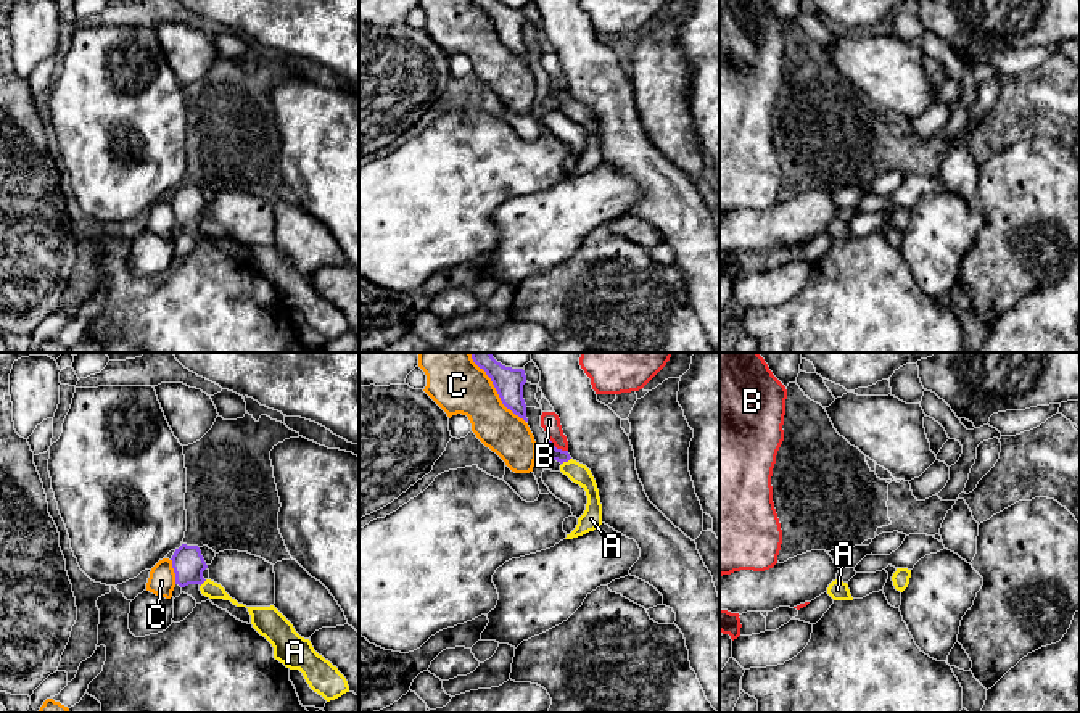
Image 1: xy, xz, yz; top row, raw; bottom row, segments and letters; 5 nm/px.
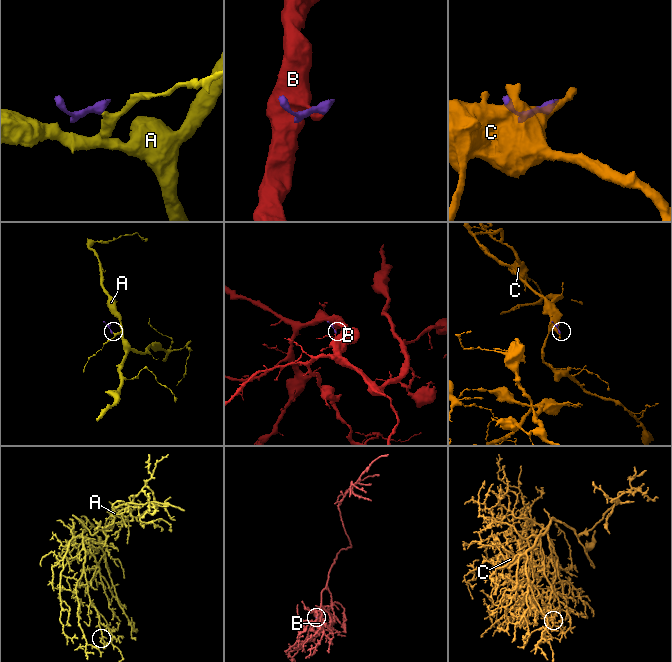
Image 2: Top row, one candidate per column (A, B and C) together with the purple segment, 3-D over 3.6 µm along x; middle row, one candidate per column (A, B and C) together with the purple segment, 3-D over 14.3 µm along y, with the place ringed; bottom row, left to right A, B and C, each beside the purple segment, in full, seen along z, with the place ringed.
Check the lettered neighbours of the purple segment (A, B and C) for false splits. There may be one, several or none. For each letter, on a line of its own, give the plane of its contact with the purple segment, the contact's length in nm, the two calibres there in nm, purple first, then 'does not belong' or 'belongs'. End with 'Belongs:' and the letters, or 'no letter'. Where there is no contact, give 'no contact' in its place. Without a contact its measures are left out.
A: contact in xz; length 60 nm; calibres 70 and 100 nm; belongs
B: contact in xz; length 110 nm; calibres 70 and 100 nm; does not belong
C: contact in xz; length 460 nm; calibres 150 and 280 nm; does not belong
Belongs: A

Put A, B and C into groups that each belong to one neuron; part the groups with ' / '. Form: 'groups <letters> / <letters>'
groups A / B / C

